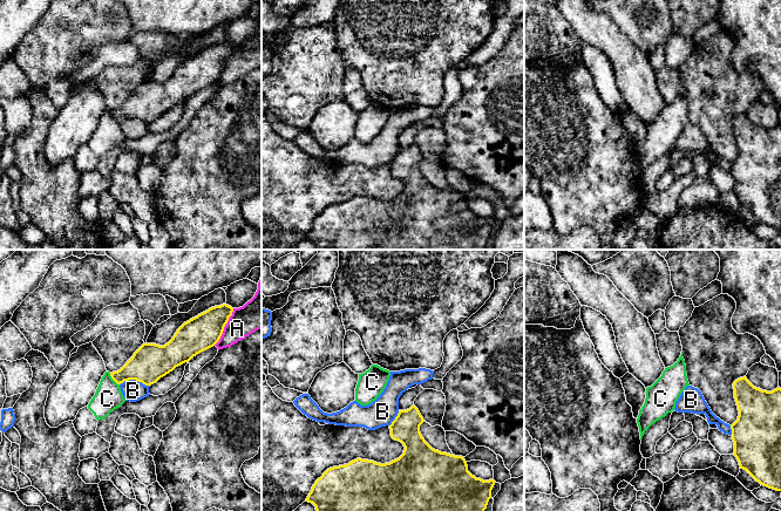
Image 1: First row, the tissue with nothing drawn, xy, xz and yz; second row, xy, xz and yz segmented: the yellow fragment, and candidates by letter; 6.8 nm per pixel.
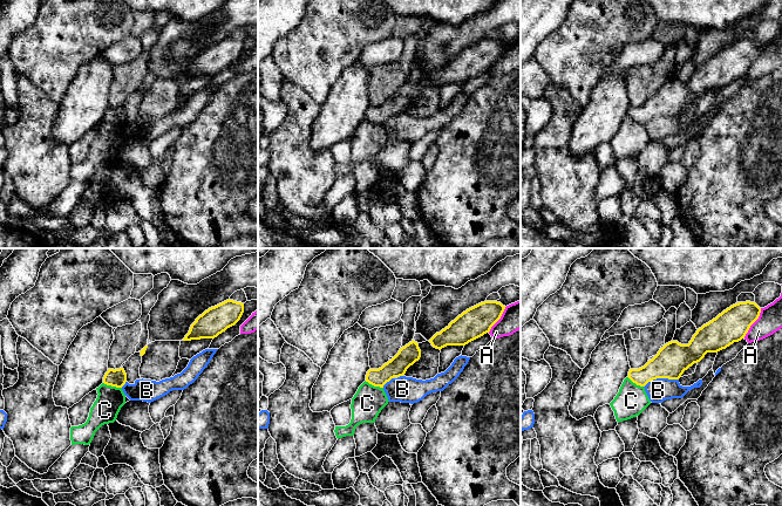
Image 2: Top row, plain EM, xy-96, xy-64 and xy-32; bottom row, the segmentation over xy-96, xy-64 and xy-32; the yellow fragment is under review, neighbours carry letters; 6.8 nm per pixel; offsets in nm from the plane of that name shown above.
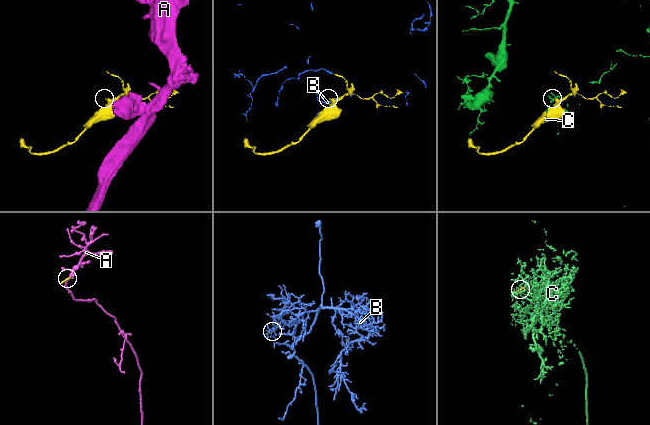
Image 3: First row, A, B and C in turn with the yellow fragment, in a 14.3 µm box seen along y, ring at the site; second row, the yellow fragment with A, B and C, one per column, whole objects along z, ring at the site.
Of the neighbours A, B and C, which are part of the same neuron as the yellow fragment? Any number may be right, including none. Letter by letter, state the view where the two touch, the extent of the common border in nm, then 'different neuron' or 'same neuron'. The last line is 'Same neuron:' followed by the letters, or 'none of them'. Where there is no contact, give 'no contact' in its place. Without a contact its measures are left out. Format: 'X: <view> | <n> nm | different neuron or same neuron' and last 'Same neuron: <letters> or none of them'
A: xy | 300 nm | different neuron
B: xy | 200 nm | different neuron
C: xy | 110 nm | different neuron
Same neuron: none of them

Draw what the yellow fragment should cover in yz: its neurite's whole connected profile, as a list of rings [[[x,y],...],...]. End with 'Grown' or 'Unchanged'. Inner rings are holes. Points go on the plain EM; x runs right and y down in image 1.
[[[746,114],[733,121],[738,143],[738,157],[731,163],[734,190],[740,206],[746,207],[756,219],[781,229],[781,125],[772,129],[754,124]]]. Unchanged

